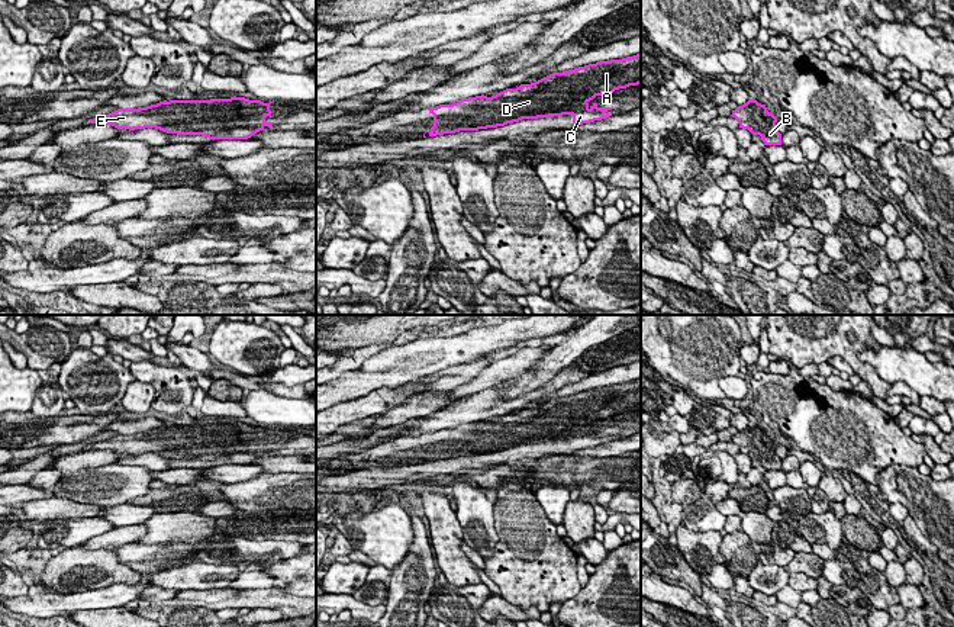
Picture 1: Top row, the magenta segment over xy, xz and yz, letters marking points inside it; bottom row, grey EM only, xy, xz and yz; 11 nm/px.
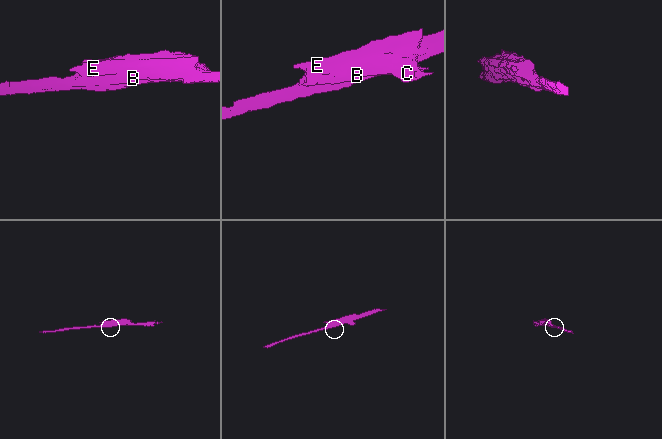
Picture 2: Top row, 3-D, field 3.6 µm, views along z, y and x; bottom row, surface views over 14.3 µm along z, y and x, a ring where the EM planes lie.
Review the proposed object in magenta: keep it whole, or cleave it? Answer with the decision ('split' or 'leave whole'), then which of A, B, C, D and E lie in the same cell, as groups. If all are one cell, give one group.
leave whole; A B C D E

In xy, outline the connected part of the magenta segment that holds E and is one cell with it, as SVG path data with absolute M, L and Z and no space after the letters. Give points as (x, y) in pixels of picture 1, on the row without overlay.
M245 422L210 425L164 425L138 434L117 434L90 448L117 454L155 453L167 459L202 460L209 464L248 464L265 451L273 454L270 428Z

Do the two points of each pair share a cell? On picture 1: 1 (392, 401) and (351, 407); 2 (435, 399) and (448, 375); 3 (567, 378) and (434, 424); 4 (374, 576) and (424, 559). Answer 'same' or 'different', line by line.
1: same
2: different
3: same
4: different

